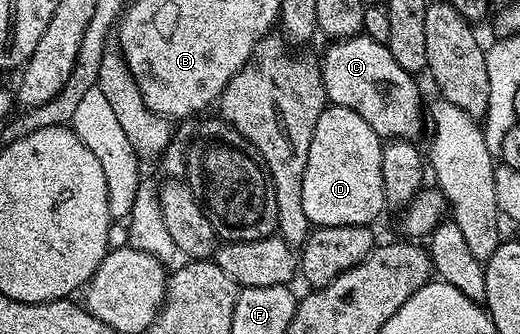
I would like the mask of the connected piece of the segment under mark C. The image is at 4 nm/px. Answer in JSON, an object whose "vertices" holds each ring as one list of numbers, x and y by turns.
{"vertices":[[363,34,328,45,320,65,329,103,360,114,378,136,388,132,388,140,396,139,396,132,404,132,404,104,408,104,408,79,413,73,398,65,387,45]]}

